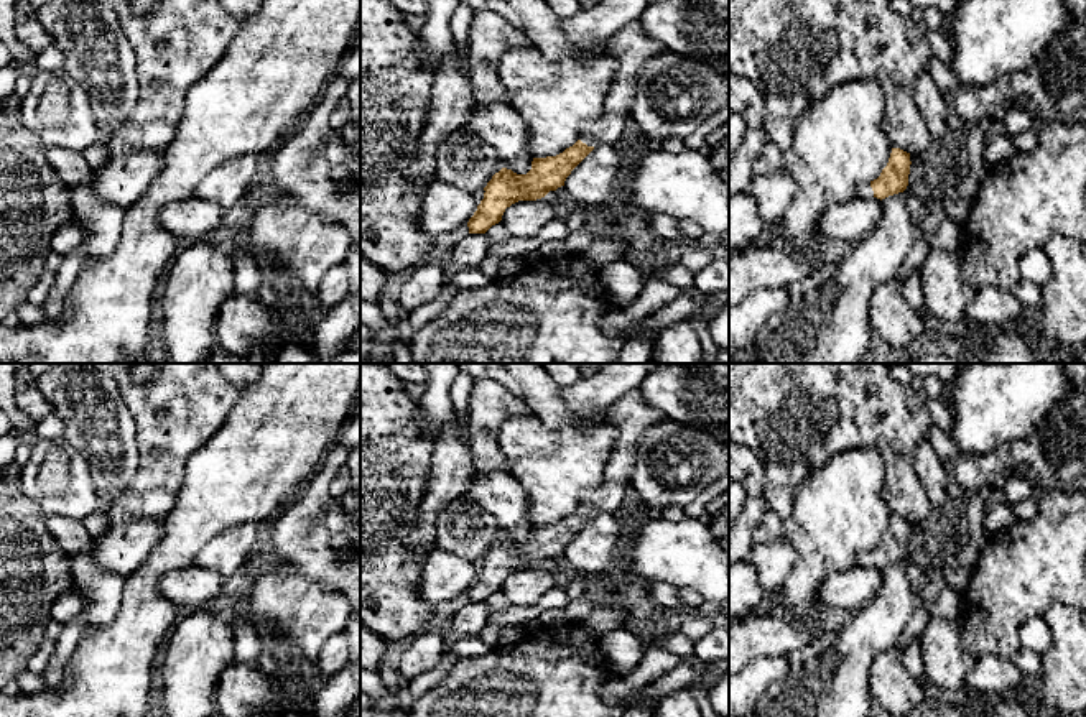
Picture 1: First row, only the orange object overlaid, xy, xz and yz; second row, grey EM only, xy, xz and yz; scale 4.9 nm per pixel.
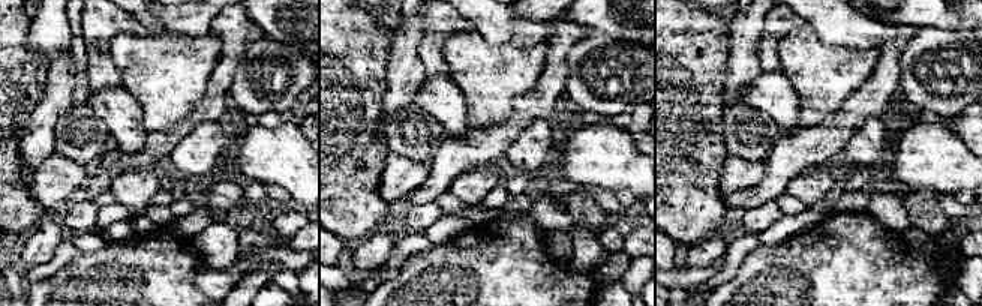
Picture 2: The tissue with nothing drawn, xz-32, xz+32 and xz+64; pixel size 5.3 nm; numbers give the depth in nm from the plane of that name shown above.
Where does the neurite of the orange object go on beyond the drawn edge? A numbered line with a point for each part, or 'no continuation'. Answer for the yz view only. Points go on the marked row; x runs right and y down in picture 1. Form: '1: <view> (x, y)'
1: yz (864, 189)

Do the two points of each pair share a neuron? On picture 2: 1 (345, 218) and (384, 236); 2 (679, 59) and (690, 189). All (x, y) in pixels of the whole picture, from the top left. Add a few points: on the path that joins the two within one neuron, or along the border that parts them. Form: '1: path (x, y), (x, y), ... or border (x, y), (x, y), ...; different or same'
1: border (389, 224), (369, 236); different
2: path (679, 92), (679, 156); same

